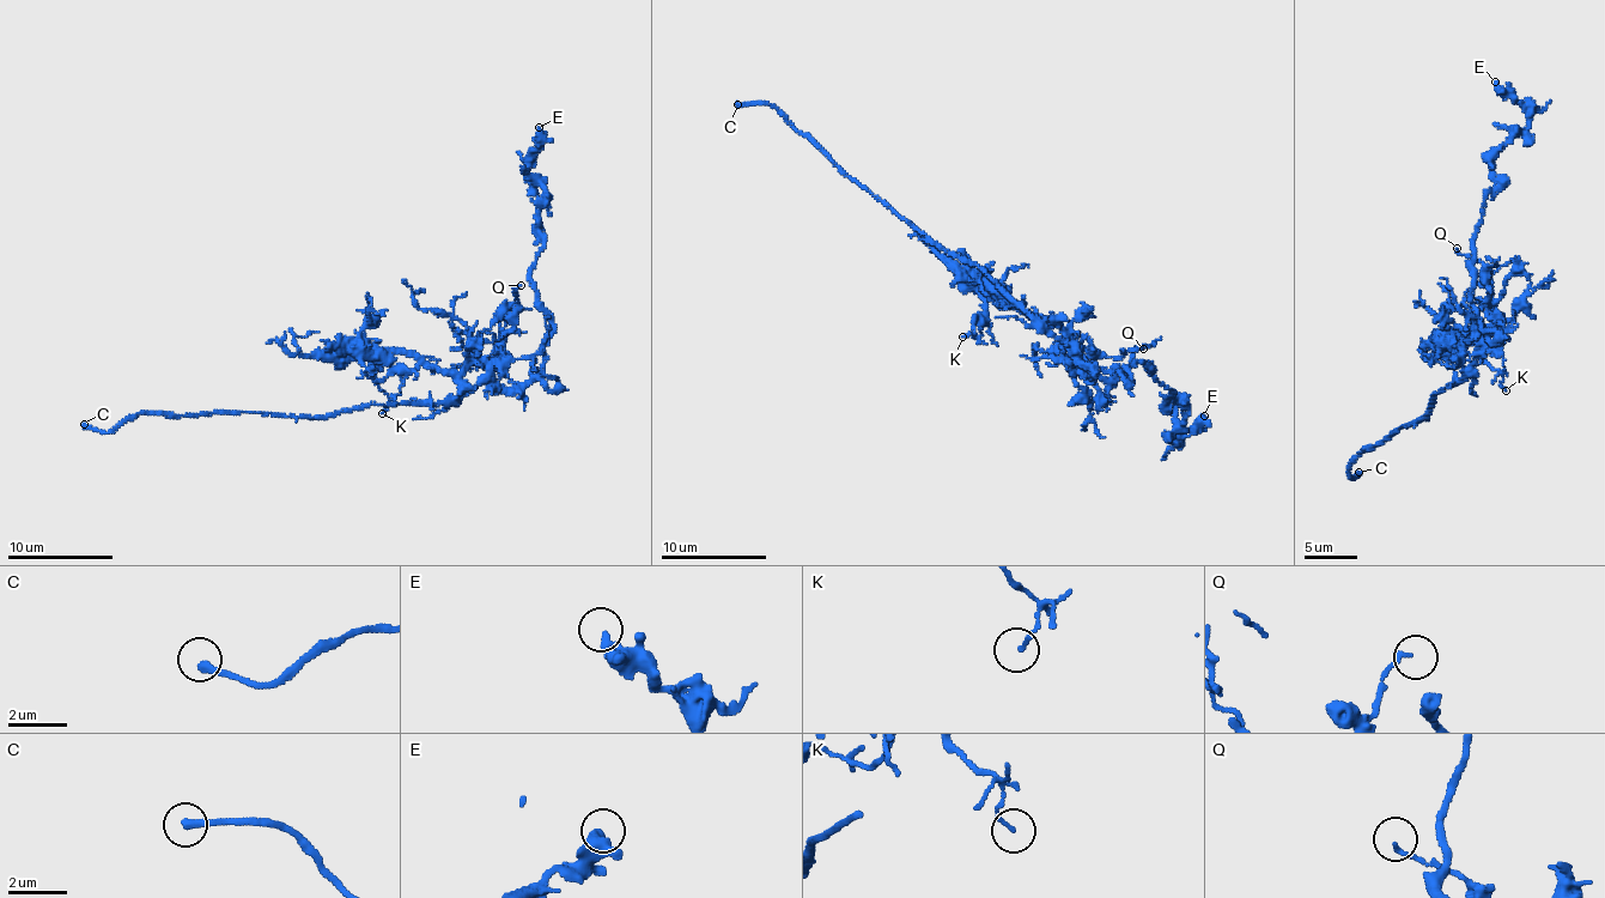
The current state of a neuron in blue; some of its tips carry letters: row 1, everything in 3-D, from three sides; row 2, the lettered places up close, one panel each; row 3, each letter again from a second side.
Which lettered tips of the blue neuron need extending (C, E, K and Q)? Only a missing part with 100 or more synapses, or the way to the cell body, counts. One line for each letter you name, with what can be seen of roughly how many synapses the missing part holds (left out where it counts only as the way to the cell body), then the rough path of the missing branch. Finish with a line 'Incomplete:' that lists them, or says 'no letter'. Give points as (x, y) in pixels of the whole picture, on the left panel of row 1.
Incomplete: C

